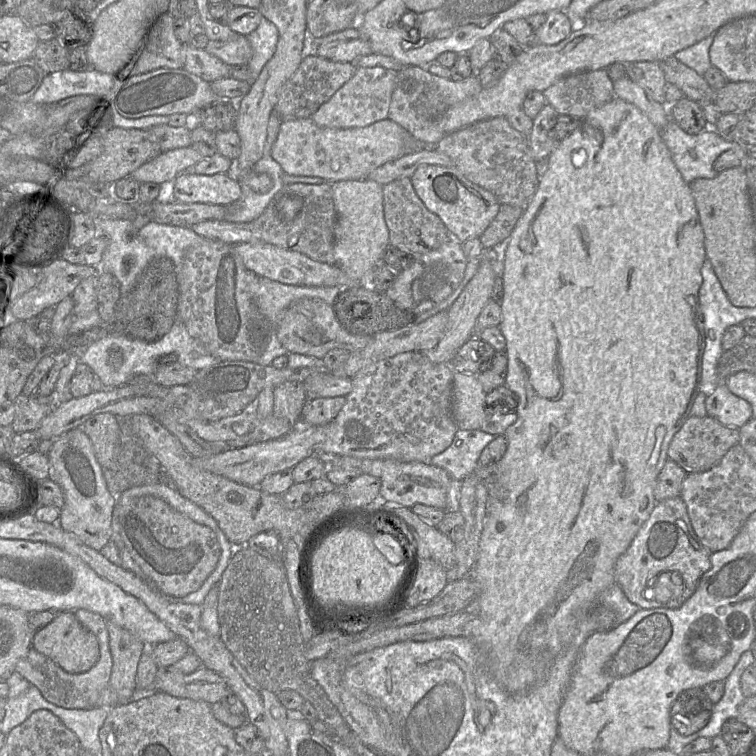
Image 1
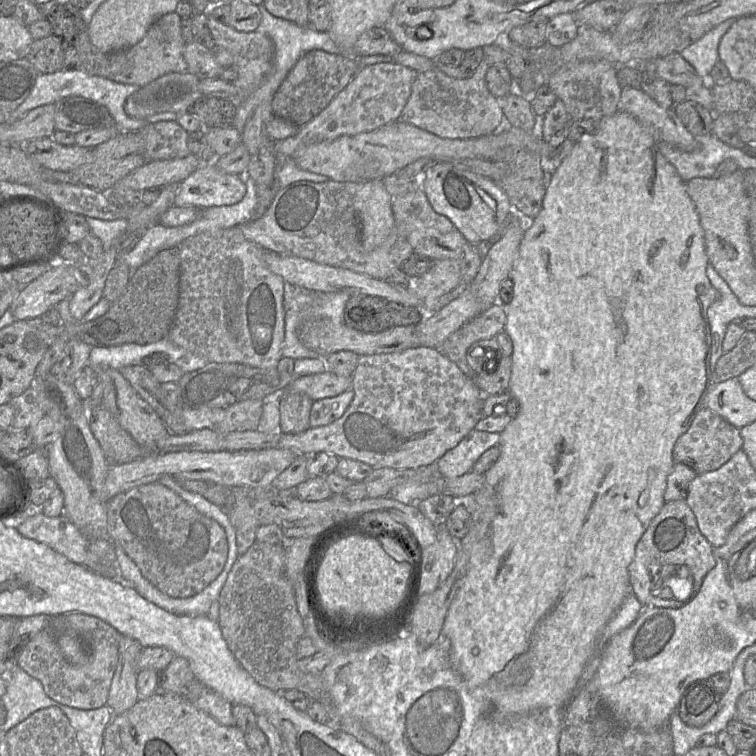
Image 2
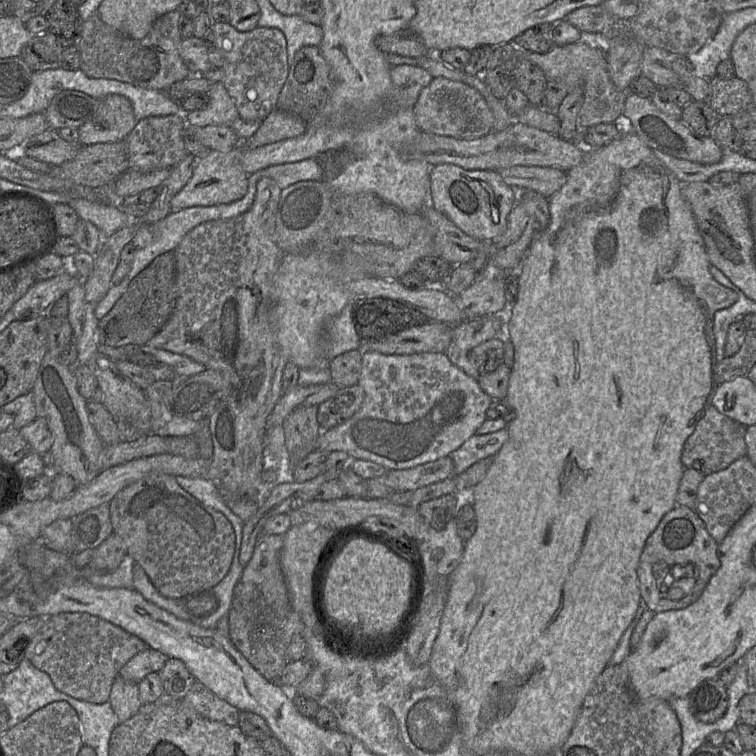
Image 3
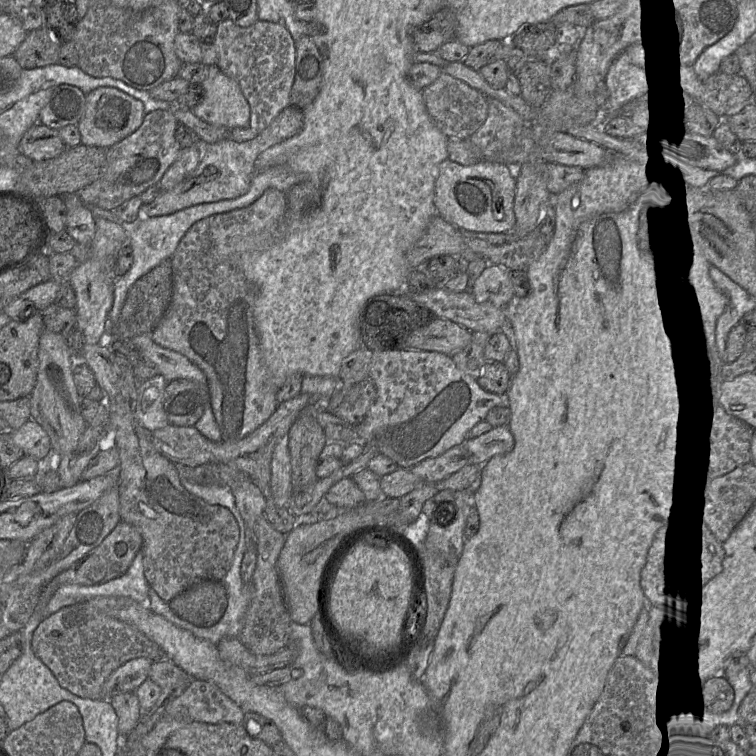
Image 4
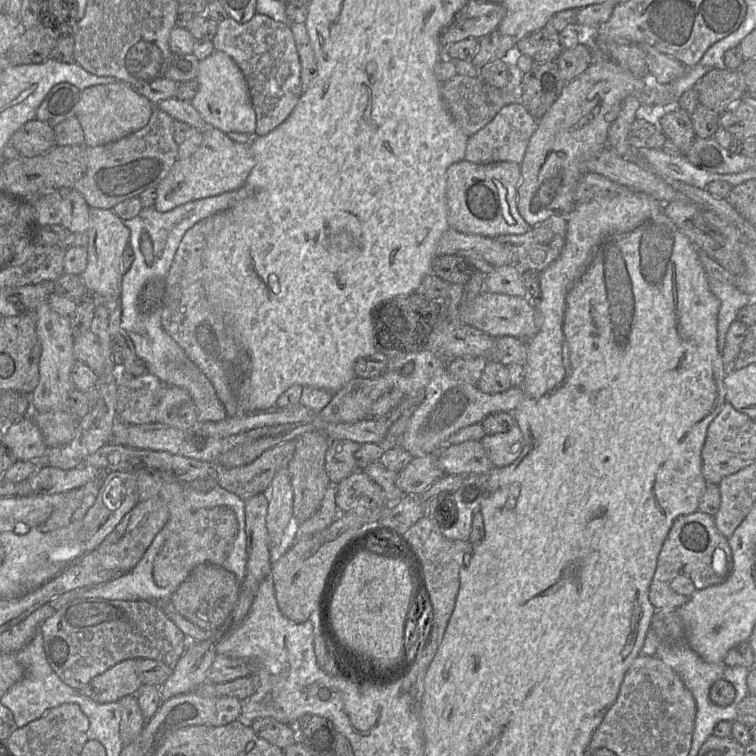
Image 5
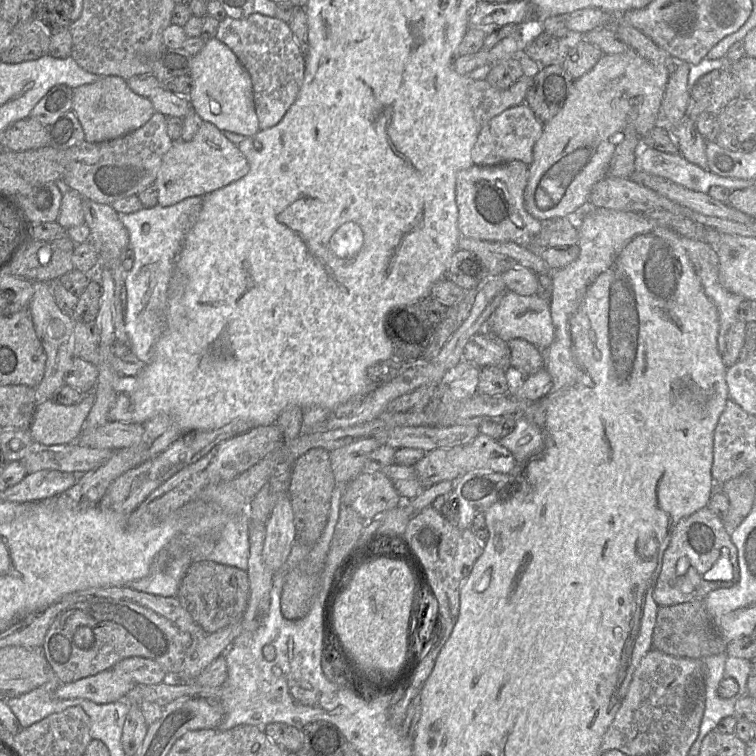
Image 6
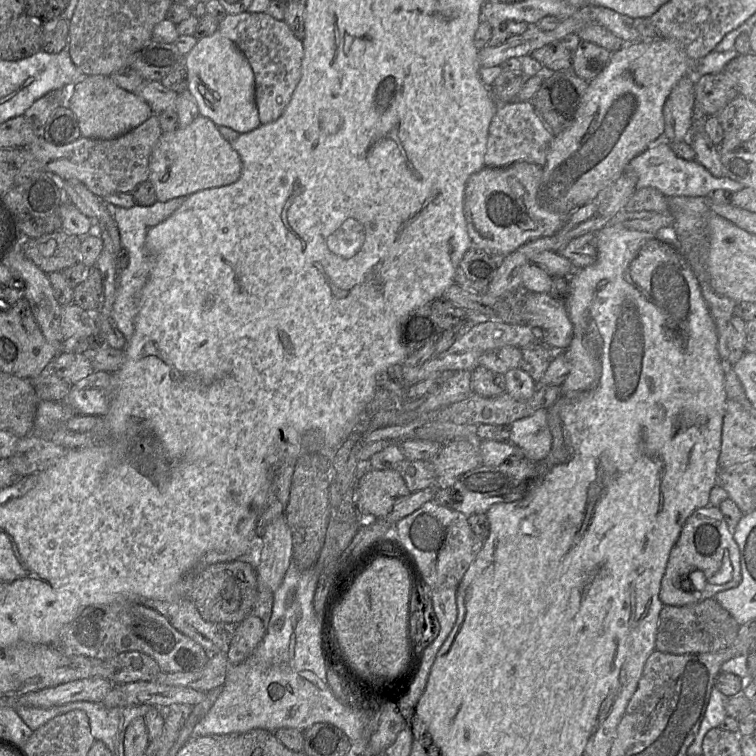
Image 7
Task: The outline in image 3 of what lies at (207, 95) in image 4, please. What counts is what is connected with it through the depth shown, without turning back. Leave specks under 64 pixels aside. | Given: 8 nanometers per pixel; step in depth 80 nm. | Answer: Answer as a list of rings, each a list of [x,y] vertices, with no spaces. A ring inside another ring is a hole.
[[[222,82],[212,83],[207,94],[209,96],[208,106],[205,109],[185,114],[185,123],[198,127],[231,126],[239,118],[239,113],[224,84]]]

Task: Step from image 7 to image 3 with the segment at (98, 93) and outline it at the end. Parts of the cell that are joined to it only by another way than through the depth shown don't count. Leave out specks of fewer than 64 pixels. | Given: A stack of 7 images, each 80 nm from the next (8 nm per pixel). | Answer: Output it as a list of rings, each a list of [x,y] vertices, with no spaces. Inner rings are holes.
[[[110,94],[99,101],[92,117],[78,128],[79,144],[124,141],[138,121],[132,103],[124,96]]]

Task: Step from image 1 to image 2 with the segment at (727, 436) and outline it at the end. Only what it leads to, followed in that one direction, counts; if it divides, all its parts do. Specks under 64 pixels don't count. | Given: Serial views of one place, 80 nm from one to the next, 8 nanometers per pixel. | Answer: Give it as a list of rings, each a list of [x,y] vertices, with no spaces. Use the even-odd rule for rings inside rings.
[[[708,408],[702,409],[686,433],[681,435],[673,448],[675,463],[690,467],[697,475],[713,472],[727,463],[743,446],[740,429],[732,426]]]

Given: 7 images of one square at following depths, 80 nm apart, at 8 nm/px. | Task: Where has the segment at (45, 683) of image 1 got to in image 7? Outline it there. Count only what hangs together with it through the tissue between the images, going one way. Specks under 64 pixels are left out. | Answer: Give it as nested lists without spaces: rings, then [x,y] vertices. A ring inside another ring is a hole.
[[[114,602],[86,607],[61,629],[49,646],[64,655],[98,659],[137,651],[151,657],[161,671],[167,673],[198,671],[210,659],[210,655],[199,644],[176,630],[163,615],[137,602]]]

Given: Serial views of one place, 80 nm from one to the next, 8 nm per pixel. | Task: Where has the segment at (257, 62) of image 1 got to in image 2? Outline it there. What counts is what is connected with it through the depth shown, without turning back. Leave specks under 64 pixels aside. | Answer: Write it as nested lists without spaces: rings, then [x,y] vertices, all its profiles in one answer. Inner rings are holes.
[[[263,4],[257,5],[262,14],[256,32],[268,36],[274,45],[273,65],[283,81],[297,61],[307,52],[322,50],[339,54],[328,32],[319,32],[310,25],[302,27],[271,15]]]

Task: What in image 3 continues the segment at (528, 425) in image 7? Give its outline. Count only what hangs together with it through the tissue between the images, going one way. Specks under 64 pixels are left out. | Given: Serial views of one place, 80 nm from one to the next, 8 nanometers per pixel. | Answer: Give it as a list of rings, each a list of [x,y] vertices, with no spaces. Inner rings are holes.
[[[507,428],[493,433],[471,436],[448,455],[454,463],[454,475],[460,475],[480,460],[495,457],[508,438]]]

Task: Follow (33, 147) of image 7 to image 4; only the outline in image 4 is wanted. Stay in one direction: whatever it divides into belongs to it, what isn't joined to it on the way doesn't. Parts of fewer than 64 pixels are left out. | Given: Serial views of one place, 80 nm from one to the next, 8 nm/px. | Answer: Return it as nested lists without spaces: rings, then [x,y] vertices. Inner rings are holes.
[[[155,110],[146,114],[134,133],[106,149],[104,171],[97,180],[77,192],[79,198],[87,206],[114,210],[128,199],[157,185],[181,151],[175,137],[178,124],[169,110]]]

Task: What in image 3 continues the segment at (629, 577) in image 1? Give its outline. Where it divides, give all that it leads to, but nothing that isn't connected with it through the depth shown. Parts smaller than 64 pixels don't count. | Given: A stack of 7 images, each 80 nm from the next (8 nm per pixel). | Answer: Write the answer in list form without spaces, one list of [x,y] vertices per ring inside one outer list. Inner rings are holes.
[[[682,505],[675,506],[647,538],[640,557],[637,576],[642,606],[656,614],[683,609],[694,603],[720,567],[718,545],[707,531],[704,522],[692,509]],[[680,572],[694,574],[695,585],[689,593],[673,584],[676,574],[679,575]]]

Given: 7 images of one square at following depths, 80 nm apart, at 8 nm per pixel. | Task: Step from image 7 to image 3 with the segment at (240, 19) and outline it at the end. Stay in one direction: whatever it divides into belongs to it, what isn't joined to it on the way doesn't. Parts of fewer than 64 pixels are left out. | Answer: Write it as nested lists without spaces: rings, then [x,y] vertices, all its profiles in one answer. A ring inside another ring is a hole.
[[[214,22],[211,25],[214,32],[214,47],[221,53],[224,64],[223,84],[235,103],[239,118],[244,121],[263,121],[276,109],[279,94],[289,74],[287,59],[287,42],[284,33],[277,28],[256,27],[252,31],[240,32],[229,23]]]

